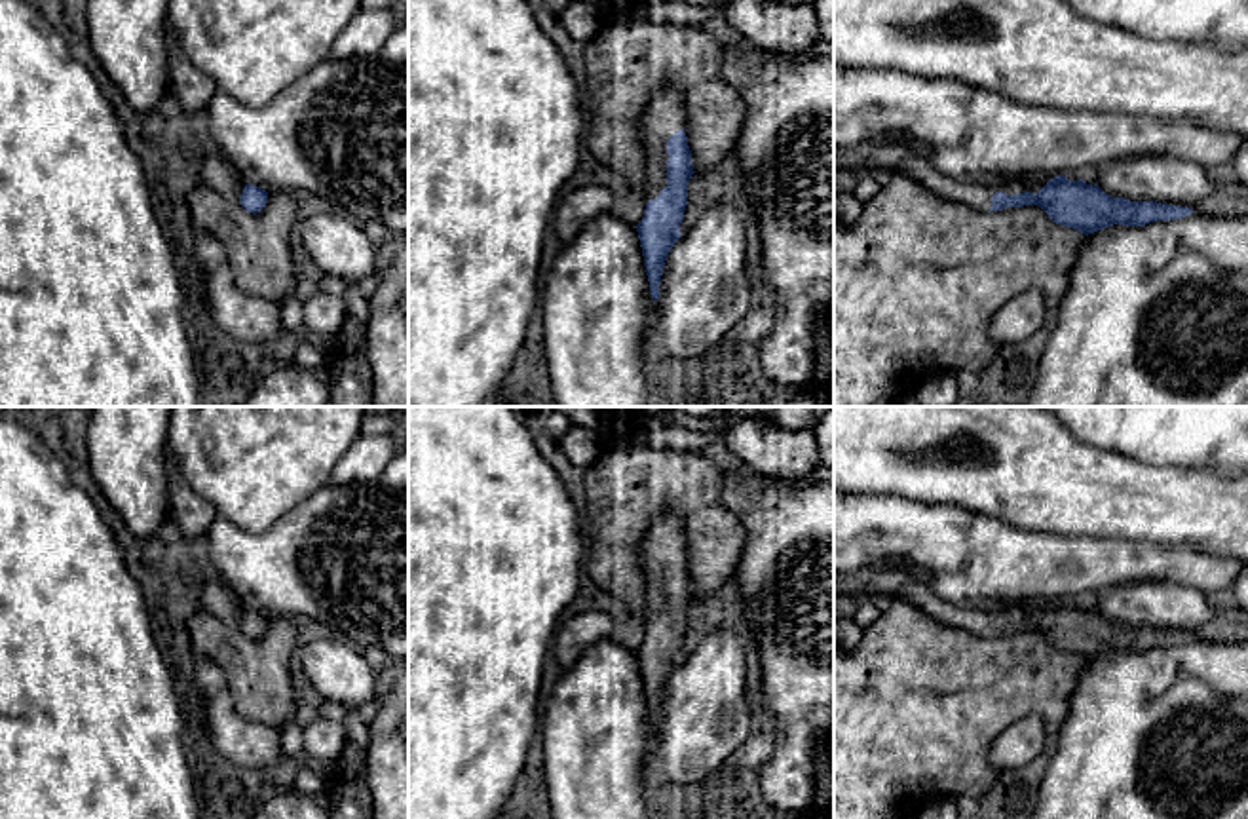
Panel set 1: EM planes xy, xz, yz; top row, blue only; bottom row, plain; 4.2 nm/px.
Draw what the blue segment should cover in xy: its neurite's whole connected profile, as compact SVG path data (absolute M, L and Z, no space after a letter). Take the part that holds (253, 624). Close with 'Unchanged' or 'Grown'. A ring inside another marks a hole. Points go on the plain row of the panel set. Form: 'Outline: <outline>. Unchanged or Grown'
Outline: M218 578L205 581L201 589L201 610L230 627L239 627L241 633L253 640L260 638L268 627L268 618L245 610L237 595Z. Grown

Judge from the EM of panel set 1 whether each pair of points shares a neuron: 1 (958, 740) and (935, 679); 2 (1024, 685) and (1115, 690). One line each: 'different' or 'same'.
1: same
2: different

